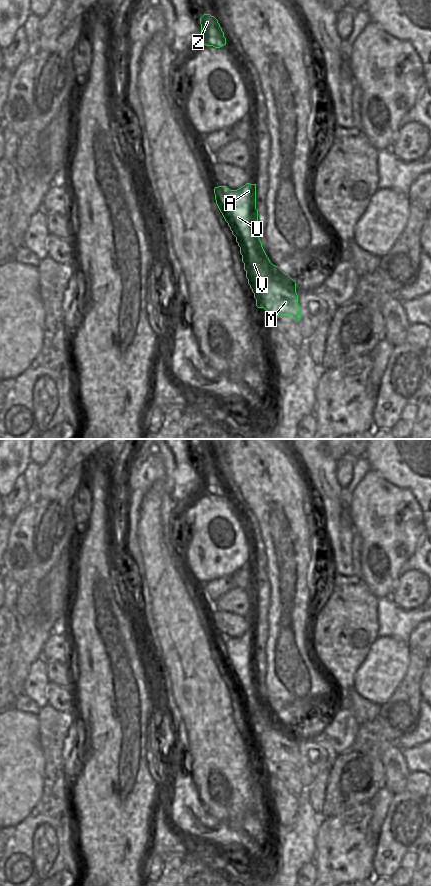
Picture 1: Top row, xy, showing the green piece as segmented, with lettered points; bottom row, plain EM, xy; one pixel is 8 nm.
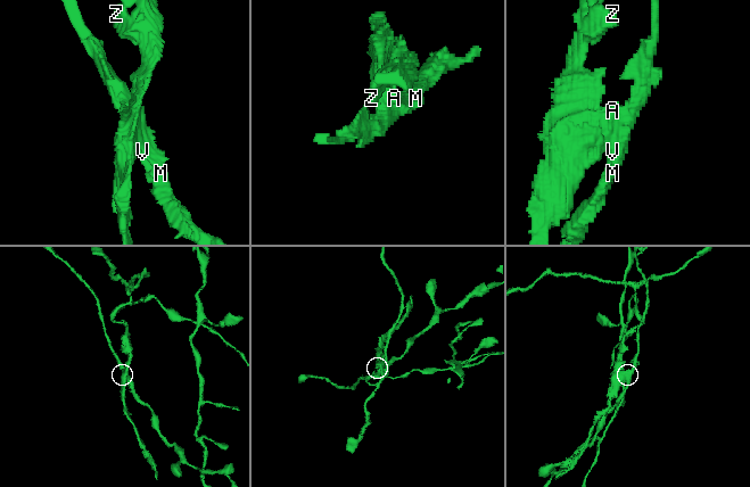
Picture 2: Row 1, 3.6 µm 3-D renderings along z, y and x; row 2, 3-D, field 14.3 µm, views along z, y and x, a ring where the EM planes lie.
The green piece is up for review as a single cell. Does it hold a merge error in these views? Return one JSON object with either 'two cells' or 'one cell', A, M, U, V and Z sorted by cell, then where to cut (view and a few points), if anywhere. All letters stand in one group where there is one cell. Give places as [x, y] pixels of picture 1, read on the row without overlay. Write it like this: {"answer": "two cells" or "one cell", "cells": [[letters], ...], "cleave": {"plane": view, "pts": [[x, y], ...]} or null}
{"answer": "two cells", "cells": [["A", "U", "Z"], ["M", "V"]], "cleave": {"plane": "xy", "pts": [[260, 689], [256, 690], [252, 697], [240, 698]]}}

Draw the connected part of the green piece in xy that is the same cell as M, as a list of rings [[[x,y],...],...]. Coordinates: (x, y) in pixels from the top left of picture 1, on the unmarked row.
[[[261,689],[253,693],[253,698],[240,698],[248,732],[254,741],[256,754],[277,764],[293,764],[300,769],[300,755],[296,741],[296,730],[278,714],[273,713],[267,705]]]

